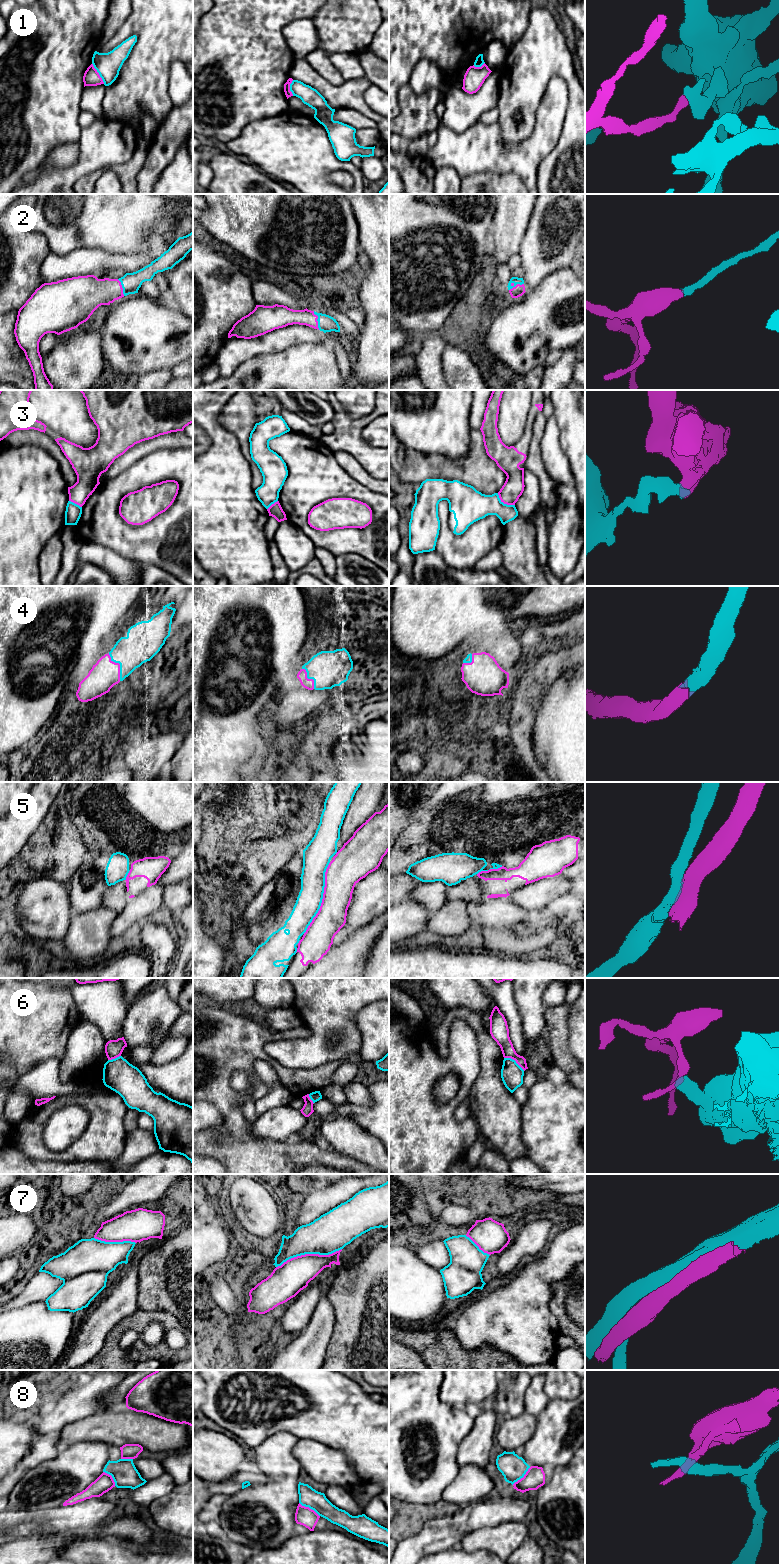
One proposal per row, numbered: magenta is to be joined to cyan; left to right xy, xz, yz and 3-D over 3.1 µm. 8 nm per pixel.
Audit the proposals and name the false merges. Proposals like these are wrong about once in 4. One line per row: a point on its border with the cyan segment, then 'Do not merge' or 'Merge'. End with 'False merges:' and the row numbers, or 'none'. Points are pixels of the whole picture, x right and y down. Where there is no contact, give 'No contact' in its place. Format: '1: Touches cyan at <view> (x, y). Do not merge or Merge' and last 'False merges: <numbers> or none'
1: Touches cyan at xy (98, 72). Do not merge
2: Touches cyan at yz (516, 284). Merge
3: Touches cyan at yz (503, 503). Do not merge
4: Touches cyan at xy (120, 665). Merge
5: Touches cyan at xz (322, 898). Do not merge
6: Touches cyan at yz (514, 1060). Do not merge
7: Touches cyan at xz (308, 1253). Do not merge
8: Touches cyan at xz (309, 1507). Do not merge
False merges: 1, 3, 5, 6, 7, 8

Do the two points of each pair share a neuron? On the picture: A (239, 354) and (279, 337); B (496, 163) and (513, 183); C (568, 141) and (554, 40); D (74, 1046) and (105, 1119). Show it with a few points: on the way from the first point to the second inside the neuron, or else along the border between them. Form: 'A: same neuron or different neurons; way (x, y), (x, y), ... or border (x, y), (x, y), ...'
A: same neuron; way (249, 348), (269, 343)
B: different neurons; border (479, 172), (514, 172), (524, 183)
C: same neuron; way (574, 116), (574, 85), (567, 71), (561, 65)
D: different neurons; border (96, 1064), (92, 1065), (75, 1080)

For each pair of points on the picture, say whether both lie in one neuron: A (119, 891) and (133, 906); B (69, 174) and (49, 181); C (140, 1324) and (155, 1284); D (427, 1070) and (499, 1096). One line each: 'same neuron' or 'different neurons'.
A: different neurons
B: same neuron
C: different neurons
D: different neurons

